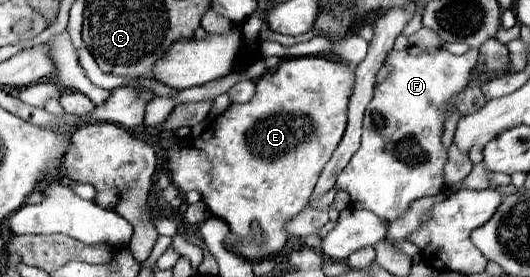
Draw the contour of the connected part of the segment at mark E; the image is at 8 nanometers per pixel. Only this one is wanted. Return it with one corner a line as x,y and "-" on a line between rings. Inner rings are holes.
302,56
302,58
286,58
282,60
282,64
270,72
266,72
264,76
258,78
256,82
256,94
250,102
246,104
232,104
220,118
216,118
198,138
182,138
182,140
176,140
174,146
168,150
168,168
170,168
170,180
176,188
180,188
180,192
190,192
190,190
198,190
202,194
202,200
204,204
208,206
208,210
222,218
230,230
234,234
238,234
242,238
240,244
236,246
228,246
230,250
242,254
244,258
248,260
264,260
264,258
270,258
272,254
280,252
282,246
286,244
288,240
288,234
284,230
284,224
296,216
300,210
306,208
308,200
310,200
310,194
316,186
316,180
320,176
320,170
324,168
324,164
328,162
328,158
332,156
332,152
336,150
340,138
344,136
344,126
346,126
346,118
348,118
348,102
350,102
350,96
352,96
352,90
354,90
354,68
348,66
346,62
334,62
334,60
328,60
328,58
316,58
316,56
-
252,222
258,222
260,224
260,230
262,230
262,238
264,242
258,244
256,238
254,238
254,230
252,230

